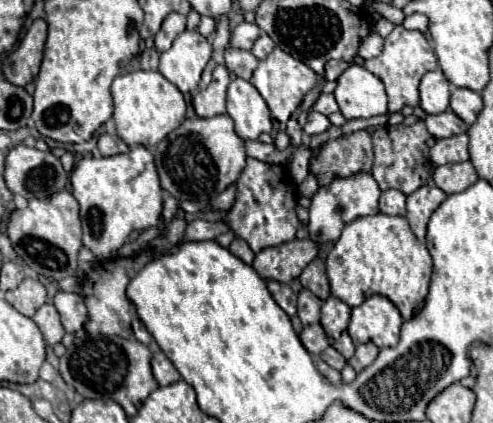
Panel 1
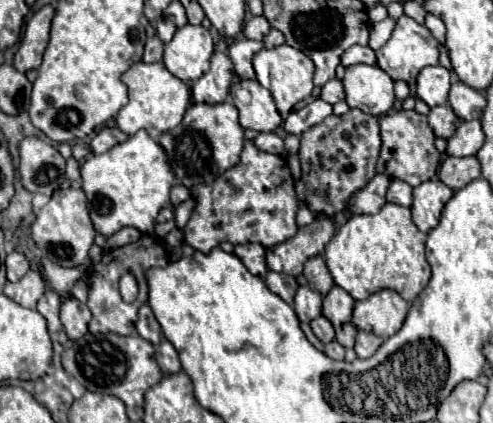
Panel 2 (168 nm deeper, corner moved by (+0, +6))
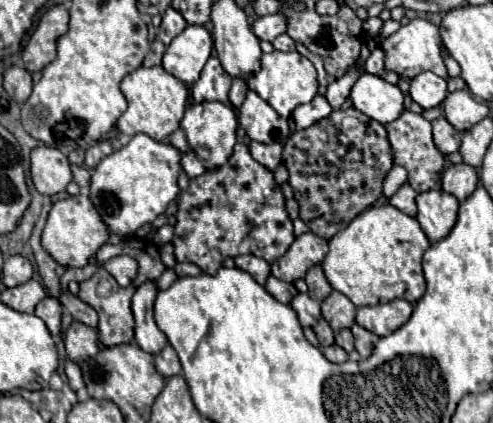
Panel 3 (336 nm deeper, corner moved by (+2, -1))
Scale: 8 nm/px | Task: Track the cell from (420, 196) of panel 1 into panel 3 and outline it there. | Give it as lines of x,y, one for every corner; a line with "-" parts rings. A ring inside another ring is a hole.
428,190
418,194
416,198
418,214
416,220
420,222
420,228
428,236
430,242
442,240
456,222
458,212
458,200
444,192
444,190

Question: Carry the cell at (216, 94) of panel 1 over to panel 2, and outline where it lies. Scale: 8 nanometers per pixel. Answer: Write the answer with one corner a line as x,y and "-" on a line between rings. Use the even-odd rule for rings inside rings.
214,53
210,59
210,69
194,81
192,95
198,103
222,103
228,97
232,85
234,65
226,53

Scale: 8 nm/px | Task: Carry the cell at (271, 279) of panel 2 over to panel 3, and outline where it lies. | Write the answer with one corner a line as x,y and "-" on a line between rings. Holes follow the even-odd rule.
270,276
266,280
266,286
264,286
268,292
272,292
272,296
276,296
276,300
280,300
282,304
290,304
290,300
298,294
298,290
294,288
294,284
288,284
288,282
282,282
282,280
276,280
274,276

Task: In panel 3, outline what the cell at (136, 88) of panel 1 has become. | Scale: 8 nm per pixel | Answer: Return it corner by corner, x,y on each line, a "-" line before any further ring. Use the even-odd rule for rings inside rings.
140,66
138,70
124,76
120,90
128,100
128,110
118,118
118,124
116,124
120,132
128,136
144,132
154,140
168,140
168,136
176,132
188,100
188,90
184,82
168,74
162,66
152,66
152,68

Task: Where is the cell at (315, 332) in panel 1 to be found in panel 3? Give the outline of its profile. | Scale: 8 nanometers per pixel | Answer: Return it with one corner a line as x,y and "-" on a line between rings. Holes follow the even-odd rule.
318,320
316,326
314,326
314,332
316,332
316,338
322,346
332,346
334,344
334,334
332,334
332,328
326,320

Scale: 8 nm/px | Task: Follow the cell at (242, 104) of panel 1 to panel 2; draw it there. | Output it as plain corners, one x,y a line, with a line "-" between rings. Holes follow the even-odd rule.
238,81
230,89
232,101
240,111
240,125
254,131
276,131
282,125
282,117
274,105
268,89
258,81

